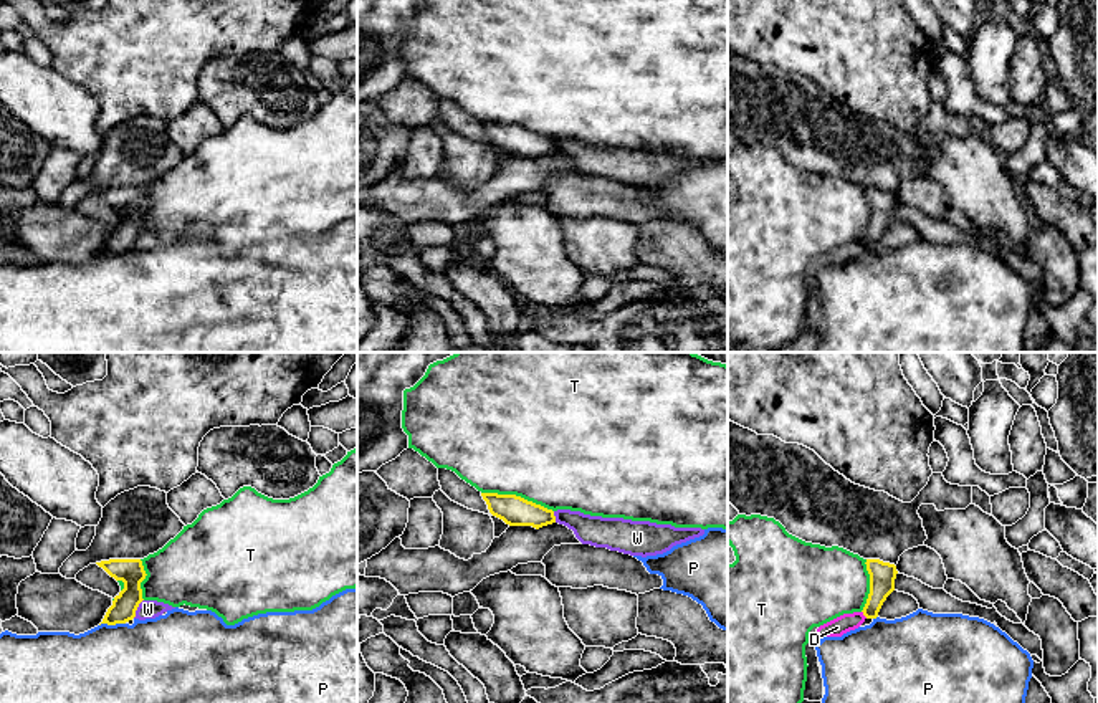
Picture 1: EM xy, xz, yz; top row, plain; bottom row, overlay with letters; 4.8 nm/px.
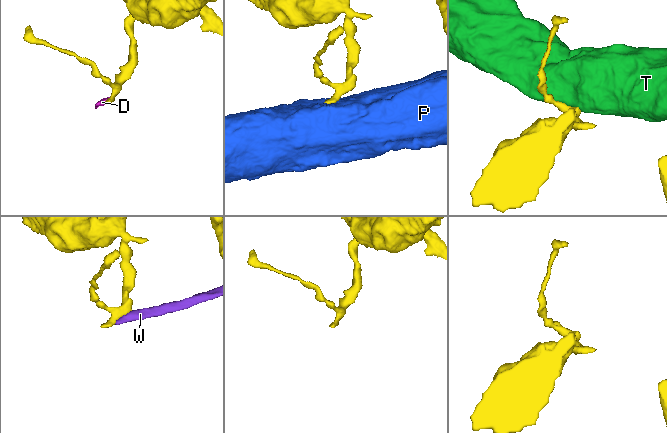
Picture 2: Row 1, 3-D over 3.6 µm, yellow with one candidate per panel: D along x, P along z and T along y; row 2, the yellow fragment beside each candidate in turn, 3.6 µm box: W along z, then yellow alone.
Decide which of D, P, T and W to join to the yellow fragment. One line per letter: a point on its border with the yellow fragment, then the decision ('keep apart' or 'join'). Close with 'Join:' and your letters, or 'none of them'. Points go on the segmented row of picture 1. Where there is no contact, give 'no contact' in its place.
D: yz (864, 614) | keep apart
P: xy (111, 624) | keep apart
T: xz (518, 497) | keep apart
W: xy (136, 609) | keep apart
Join: none of them

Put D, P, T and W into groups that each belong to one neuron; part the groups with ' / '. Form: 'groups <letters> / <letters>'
groups D W / P / T

